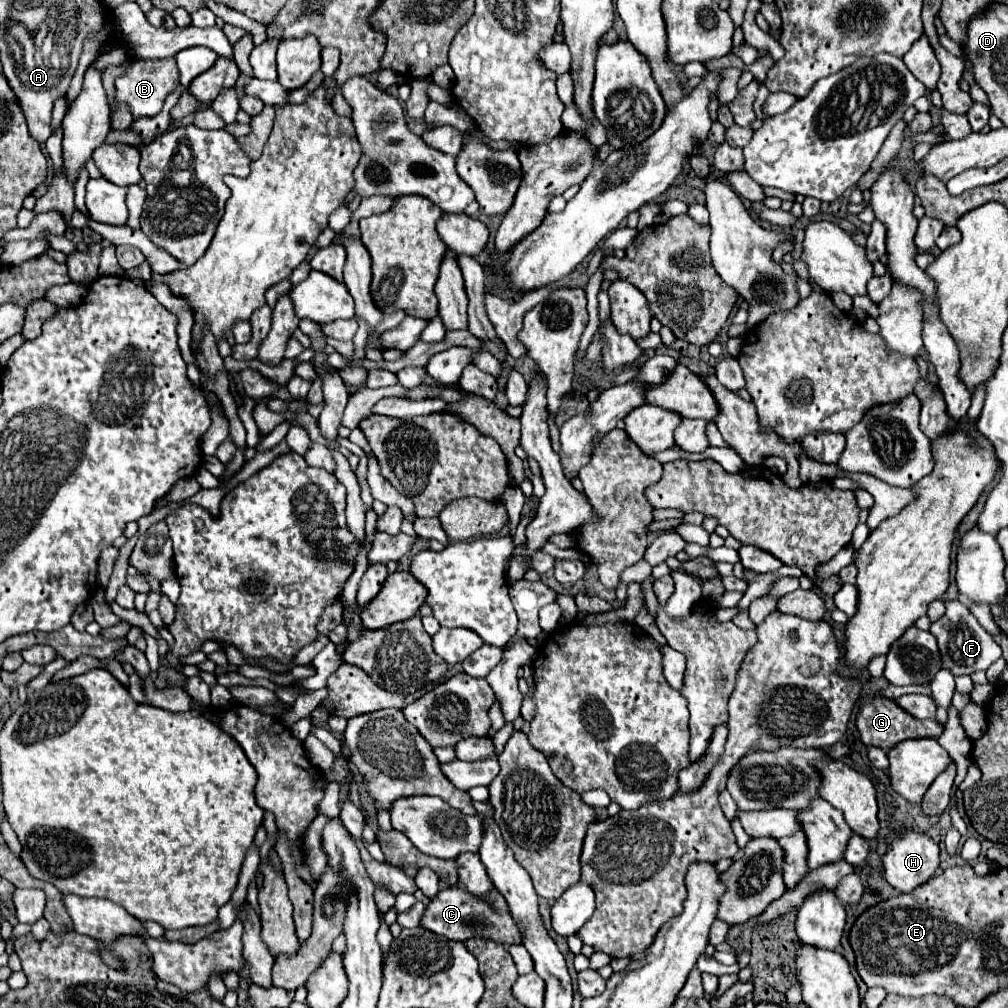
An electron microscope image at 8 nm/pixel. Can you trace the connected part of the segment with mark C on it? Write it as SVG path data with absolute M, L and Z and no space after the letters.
M455 885L447 887L427 903L425 913L421 917L421 927L453 941L467 941L471 937L481 937L503 943L507 947L521 945L521 933L517 929L517 923L509 915L505 899L497 893L497 889L493 889L493 897L497 897L497 901L493 901L493 905L485 905L485 901L477 901L477 897L469 897L469 893L465 893L461 887Z

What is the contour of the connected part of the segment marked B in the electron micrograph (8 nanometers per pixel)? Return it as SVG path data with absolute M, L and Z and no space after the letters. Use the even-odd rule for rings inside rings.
M173 57L167 59L131 59L125 73L115 79L115 101L125 103L133 119L153 117L161 111L165 97L179 83L179 69Z

